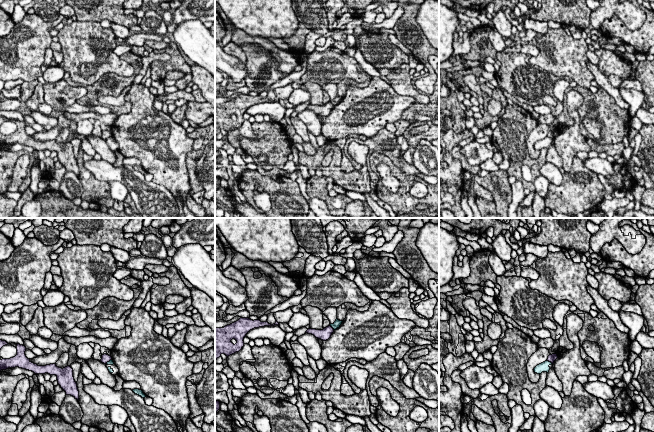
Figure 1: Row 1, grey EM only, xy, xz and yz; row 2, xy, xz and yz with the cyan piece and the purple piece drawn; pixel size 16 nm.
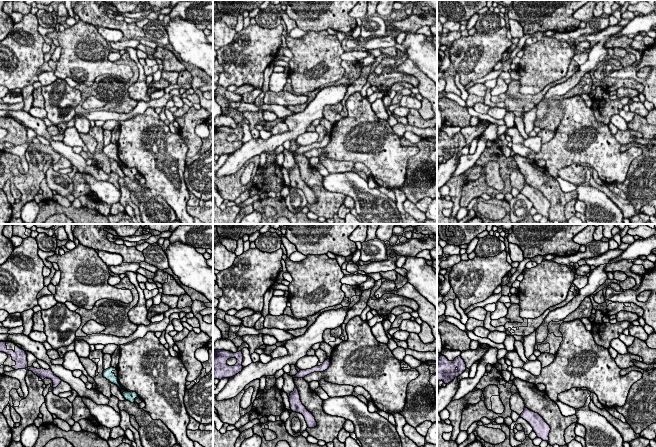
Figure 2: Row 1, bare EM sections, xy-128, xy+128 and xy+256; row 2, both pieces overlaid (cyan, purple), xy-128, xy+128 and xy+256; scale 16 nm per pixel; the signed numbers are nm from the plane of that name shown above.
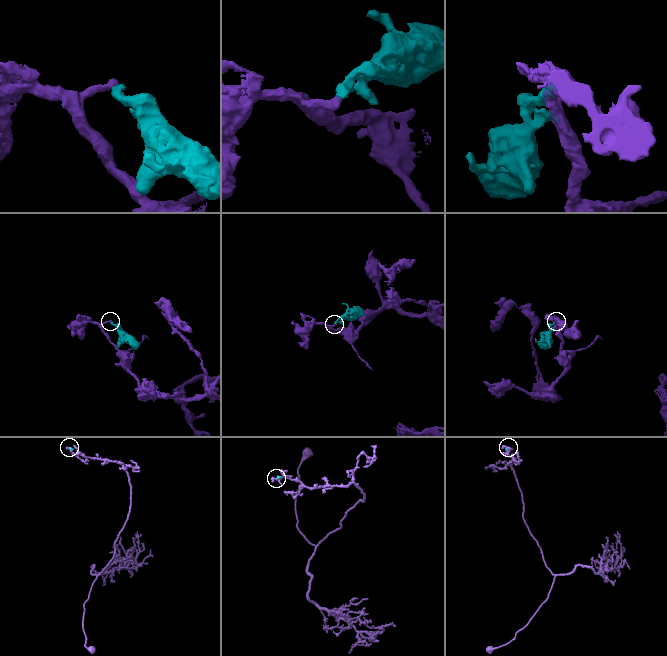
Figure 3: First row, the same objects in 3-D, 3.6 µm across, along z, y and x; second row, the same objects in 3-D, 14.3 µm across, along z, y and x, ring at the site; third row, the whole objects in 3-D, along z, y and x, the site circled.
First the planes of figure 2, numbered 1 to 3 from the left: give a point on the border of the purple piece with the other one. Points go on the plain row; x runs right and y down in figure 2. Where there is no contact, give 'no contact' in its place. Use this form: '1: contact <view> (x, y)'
1: no contact
2: no contact
3: no contact

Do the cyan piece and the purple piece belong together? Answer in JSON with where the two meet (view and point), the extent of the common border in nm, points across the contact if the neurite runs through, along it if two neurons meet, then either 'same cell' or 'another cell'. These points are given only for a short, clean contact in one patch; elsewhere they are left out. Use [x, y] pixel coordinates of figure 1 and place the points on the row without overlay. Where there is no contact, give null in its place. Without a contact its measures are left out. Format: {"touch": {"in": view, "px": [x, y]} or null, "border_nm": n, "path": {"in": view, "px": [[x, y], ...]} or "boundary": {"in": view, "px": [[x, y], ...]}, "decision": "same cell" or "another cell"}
{"touch": {"in": "yz", "px": [550, 138]}, "border_nm": 110, "boundary": {"in": "yz", "px": [[547, 136], [552, 139]]}, "decision": "another cell"}

